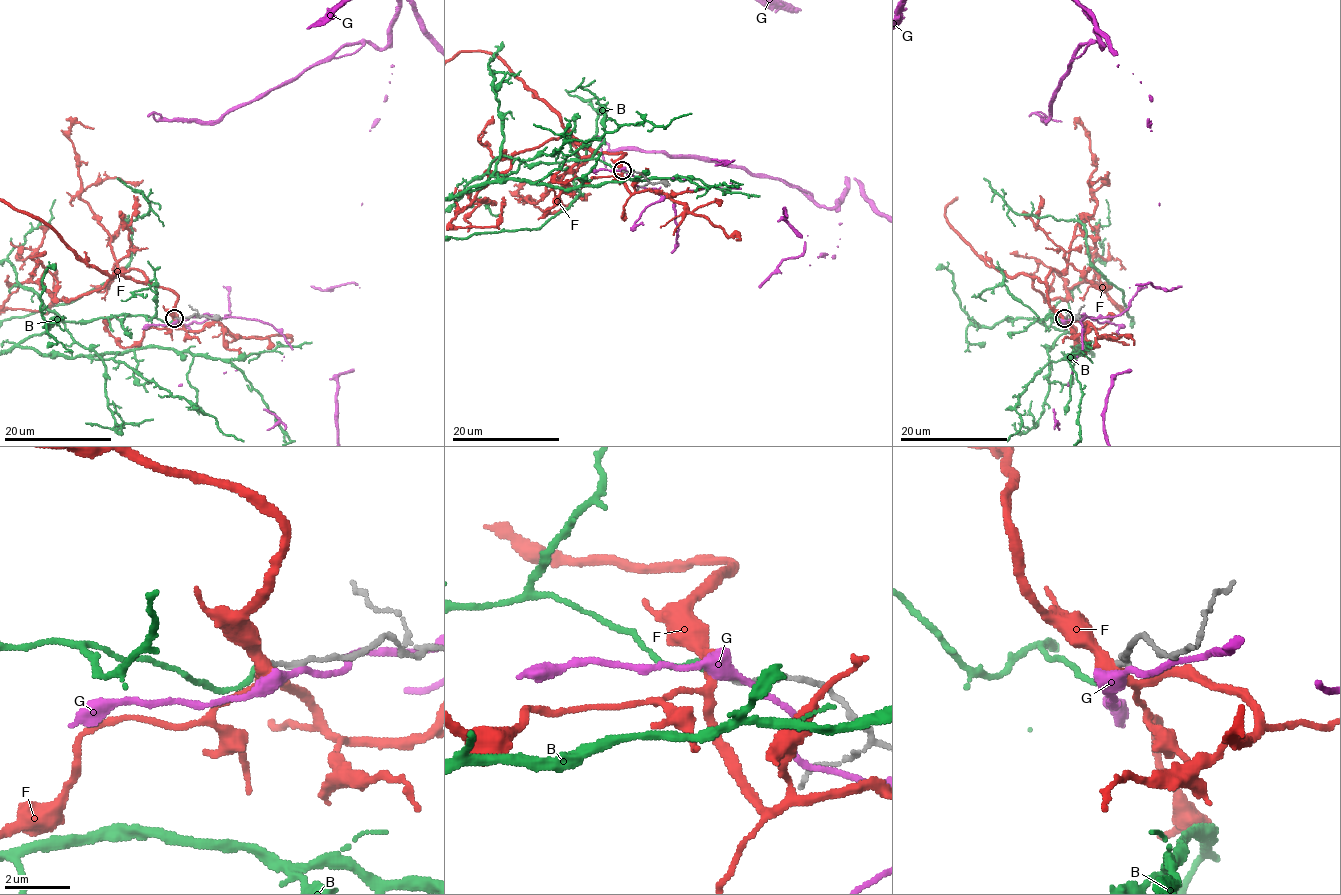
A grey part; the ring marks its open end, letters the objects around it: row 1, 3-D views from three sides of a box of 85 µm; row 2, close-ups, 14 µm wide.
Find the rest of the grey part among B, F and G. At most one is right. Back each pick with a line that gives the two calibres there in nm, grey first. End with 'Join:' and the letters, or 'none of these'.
B: Thickness 130 nm (grey) against 130 nm
Join: B

